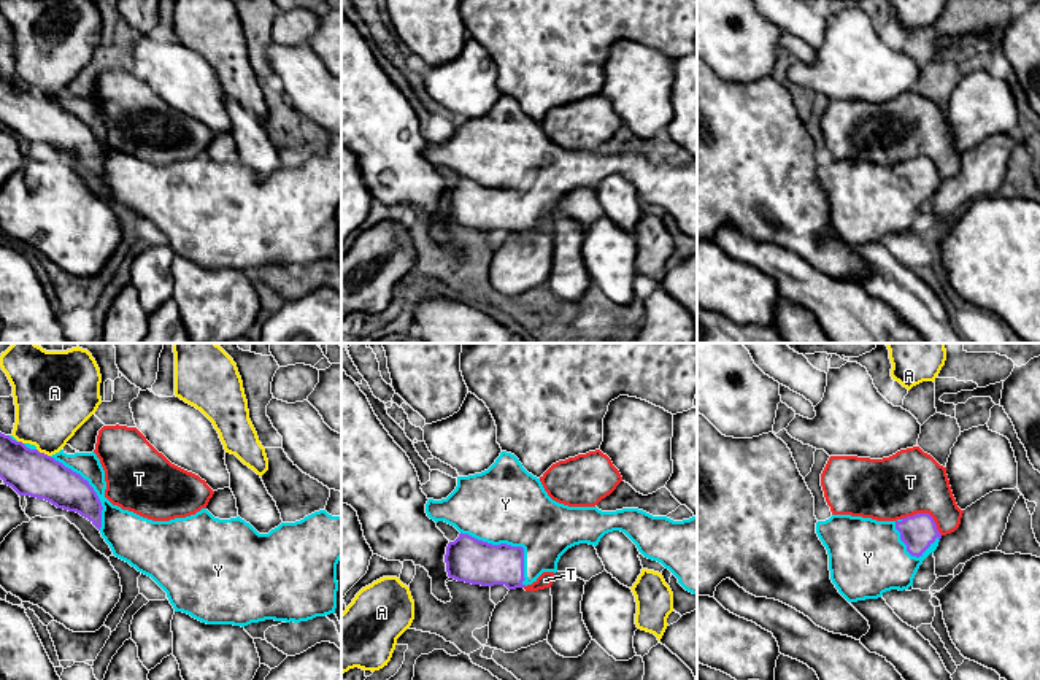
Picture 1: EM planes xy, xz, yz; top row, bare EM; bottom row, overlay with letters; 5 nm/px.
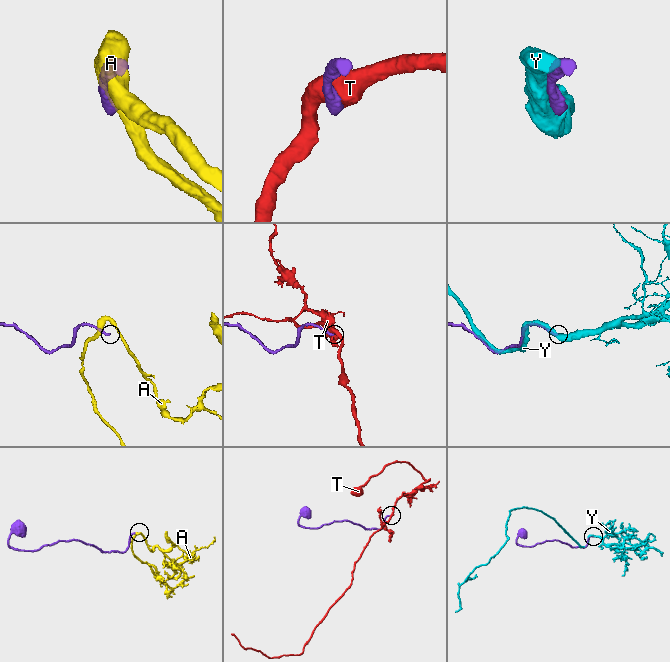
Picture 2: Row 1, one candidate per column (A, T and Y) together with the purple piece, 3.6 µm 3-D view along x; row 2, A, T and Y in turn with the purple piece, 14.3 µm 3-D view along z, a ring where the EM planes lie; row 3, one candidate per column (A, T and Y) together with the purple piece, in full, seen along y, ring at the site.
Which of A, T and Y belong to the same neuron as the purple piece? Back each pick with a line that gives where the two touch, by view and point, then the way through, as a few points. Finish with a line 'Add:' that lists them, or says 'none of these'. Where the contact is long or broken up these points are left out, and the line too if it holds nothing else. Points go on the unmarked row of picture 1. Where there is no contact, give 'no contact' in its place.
Y: meets purple in xz at (510, 189)
Add: Y

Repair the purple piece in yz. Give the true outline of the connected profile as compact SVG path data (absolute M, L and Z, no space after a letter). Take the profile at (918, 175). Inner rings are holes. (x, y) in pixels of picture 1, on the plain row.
M929 157L897 165L832 159L816 167L816 178L829 199L830 224L848 246L878 243L891 234L908 234L923 205L937 194L942 178Z

